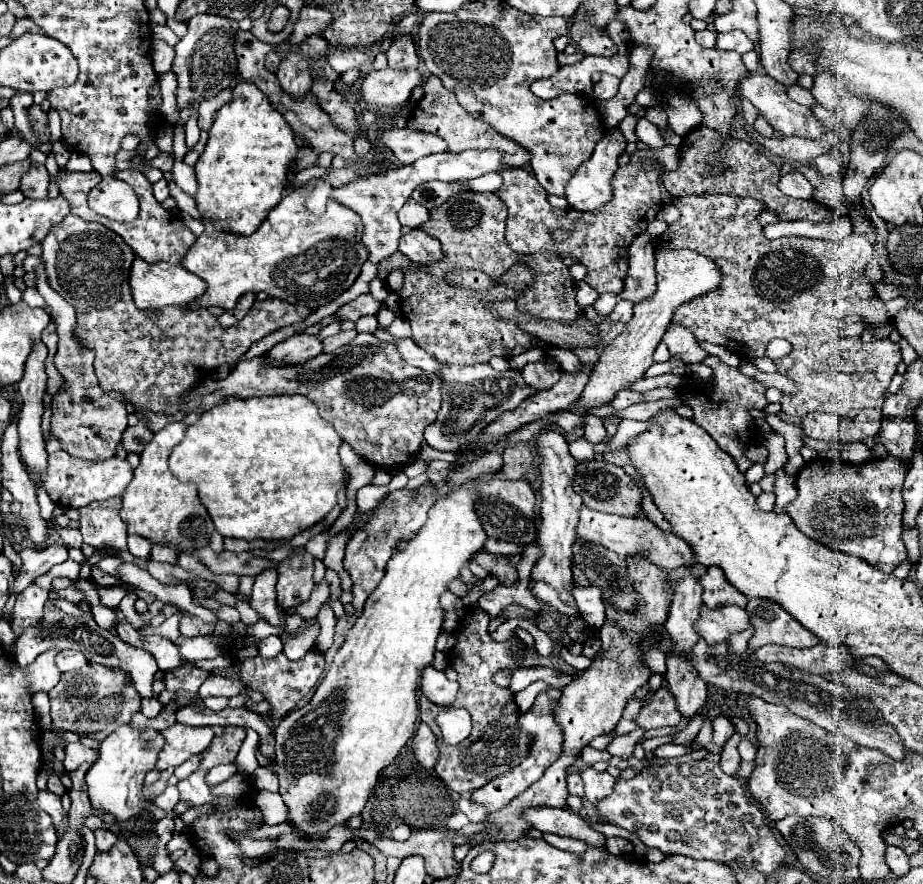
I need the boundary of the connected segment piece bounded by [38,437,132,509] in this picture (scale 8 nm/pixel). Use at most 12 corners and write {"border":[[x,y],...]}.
{"border":[[48,441],[38,481],[56,505],[80,509],[118,497],[126,459],[85,461]]}

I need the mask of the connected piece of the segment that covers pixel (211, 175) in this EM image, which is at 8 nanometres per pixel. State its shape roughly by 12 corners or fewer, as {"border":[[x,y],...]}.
{"border":[[248,81],[214,113],[194,199],[252,235],[282,199],[294,131]]}

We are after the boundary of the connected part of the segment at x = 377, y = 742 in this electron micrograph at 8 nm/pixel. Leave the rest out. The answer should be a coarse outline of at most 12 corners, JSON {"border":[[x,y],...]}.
{"border":[[478,485],[388,561],[276,727],[298,835],[360,815],[414,735],[440,595],[484,547]]}

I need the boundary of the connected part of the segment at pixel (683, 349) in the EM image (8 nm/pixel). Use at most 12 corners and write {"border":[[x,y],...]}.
{"border":[[672,323],[664,343],[686,365],[702,363],[706,351],[682,325]]}

